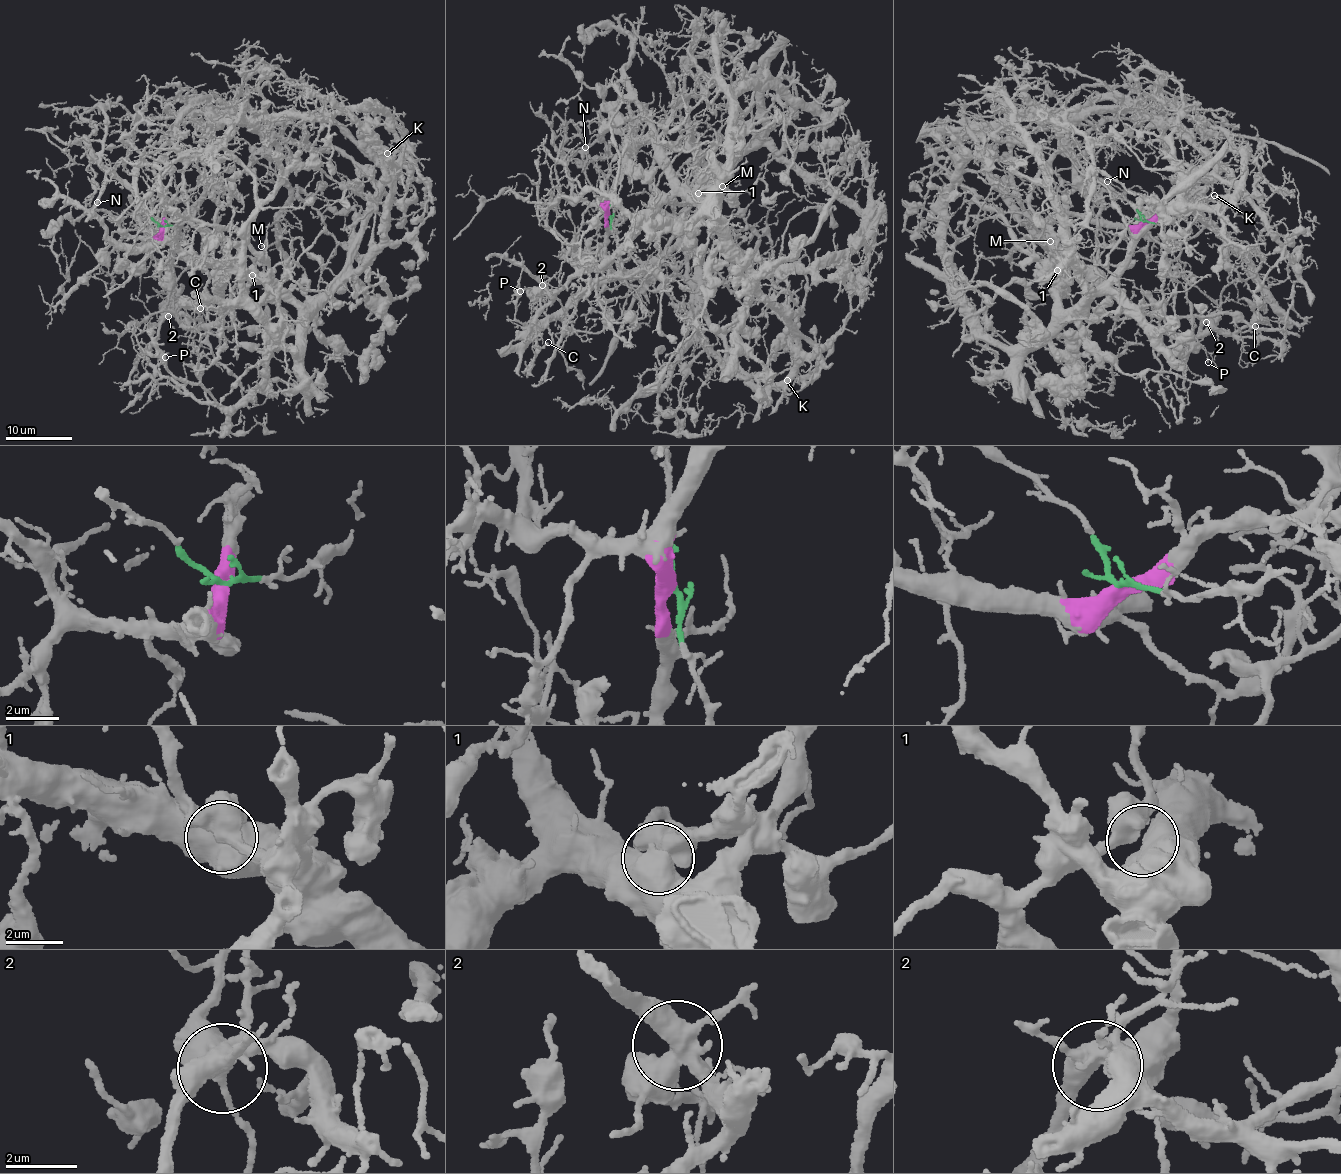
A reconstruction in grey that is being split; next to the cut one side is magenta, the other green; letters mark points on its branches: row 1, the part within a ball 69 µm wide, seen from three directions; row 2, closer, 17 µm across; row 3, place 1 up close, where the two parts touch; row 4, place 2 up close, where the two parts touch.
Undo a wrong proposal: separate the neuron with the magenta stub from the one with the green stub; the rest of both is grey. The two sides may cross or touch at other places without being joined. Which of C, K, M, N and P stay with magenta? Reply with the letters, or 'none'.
C, K, M, N, P

